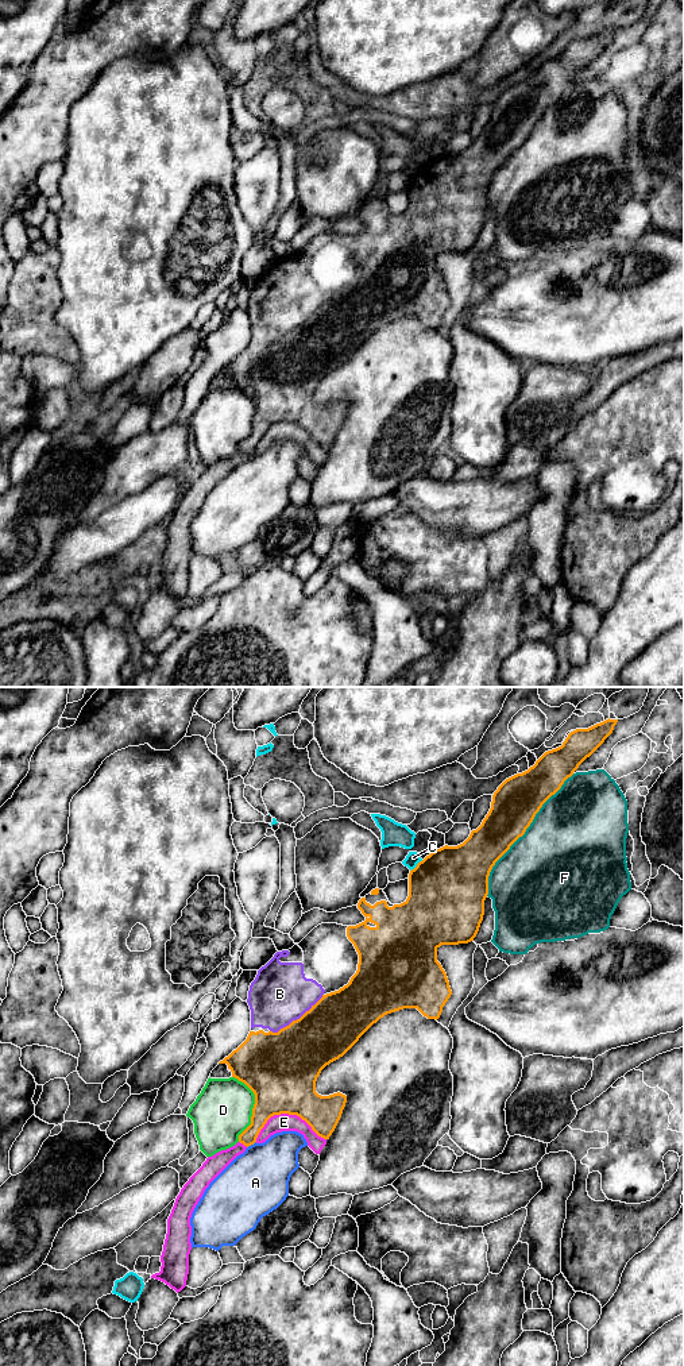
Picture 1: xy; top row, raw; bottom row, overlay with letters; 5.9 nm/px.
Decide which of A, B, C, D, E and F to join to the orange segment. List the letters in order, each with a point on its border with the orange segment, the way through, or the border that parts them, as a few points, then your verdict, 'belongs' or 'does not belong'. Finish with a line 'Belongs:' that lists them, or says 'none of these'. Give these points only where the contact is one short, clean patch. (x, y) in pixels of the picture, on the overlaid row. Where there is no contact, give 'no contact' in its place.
A: contact xy (251, 1143); does not belong
B: contact xy (297, 1019); belongs
C: contact xy (417, 865); does not belong
D: contact xy (254, 1107); does not belong
E: contact xy (288, 1112); does not belong
F: contact xy (522, 834); does not belong
Belongs: B

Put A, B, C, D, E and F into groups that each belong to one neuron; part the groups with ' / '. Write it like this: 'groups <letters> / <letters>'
groups A / B / C / D / E / F

